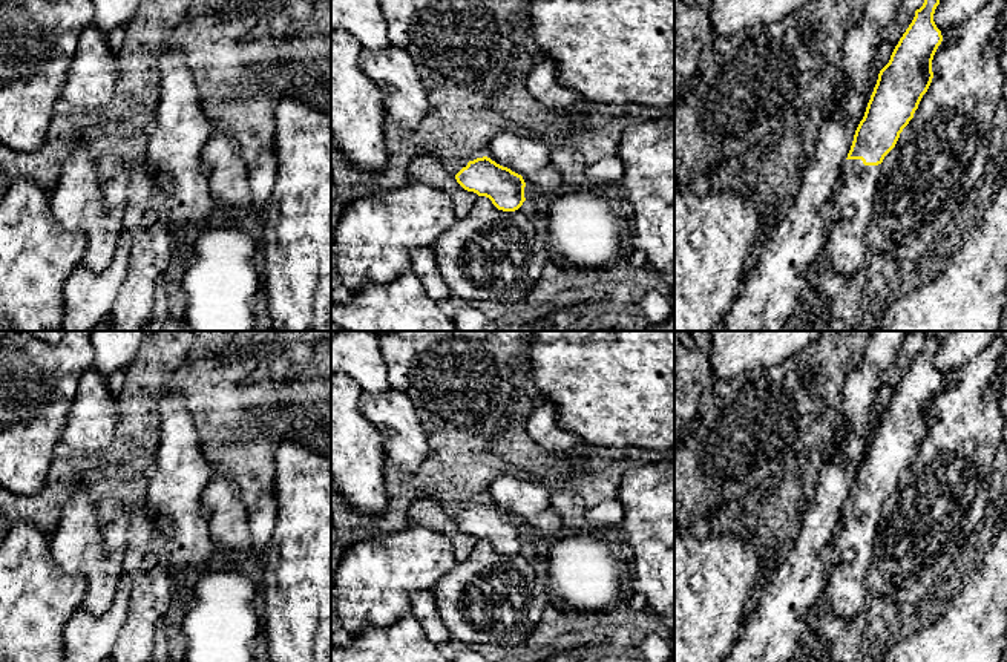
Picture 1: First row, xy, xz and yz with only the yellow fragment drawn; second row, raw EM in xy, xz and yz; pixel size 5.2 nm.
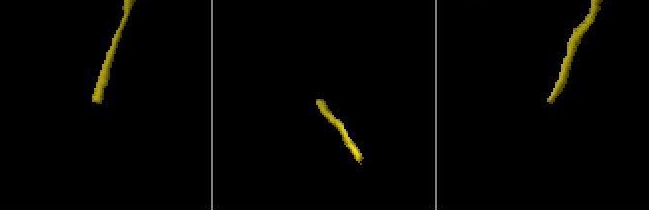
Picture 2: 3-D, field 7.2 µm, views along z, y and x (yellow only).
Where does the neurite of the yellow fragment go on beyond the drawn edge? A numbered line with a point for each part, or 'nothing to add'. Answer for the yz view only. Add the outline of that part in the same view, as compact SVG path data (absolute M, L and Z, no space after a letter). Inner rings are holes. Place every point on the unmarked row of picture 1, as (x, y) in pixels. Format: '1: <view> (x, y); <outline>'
1: yz (845, 593); M846 503L832 539L832 561L826 567L823 595L826 605L843 624L864 611L869 602L866 573L872 562L881 507L864 509L861 503Z

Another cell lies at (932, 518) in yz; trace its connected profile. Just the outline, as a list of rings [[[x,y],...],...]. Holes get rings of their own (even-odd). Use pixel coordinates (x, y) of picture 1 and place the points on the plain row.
[[[995,339],[979,356],[955,371],[952,388],[935,395],[932,426],[881,506],[872,562],[864,578],[869,598],[883,595],[894,605],[927,611],[927,604],[946,588],[946,572],[961,562],[986,530],[984,516],[992,512],[990,475],[1005,426],[999,409],[998,371],[1005,352],[1007,342]]]

